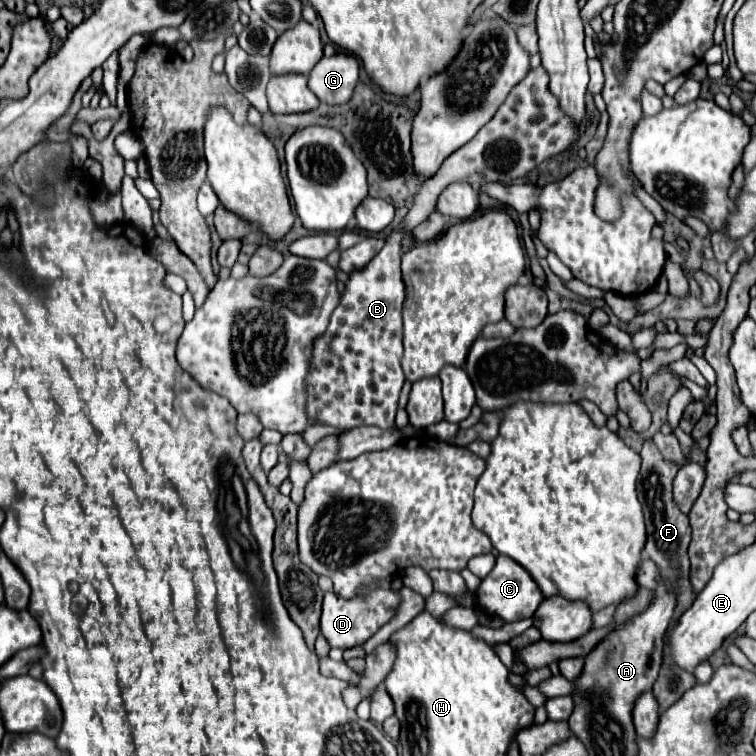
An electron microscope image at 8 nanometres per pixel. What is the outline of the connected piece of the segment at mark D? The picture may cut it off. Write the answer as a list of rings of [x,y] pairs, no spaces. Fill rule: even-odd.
[[[326,592],[322,600],[322,616],[320,616],[320,634],[326,638],[330,646],[336,648],[354,648],[362,646],[370,636],[374,636],[396,612],[400,606],[400,592],[374,592],[374,596],[366,596],[366,600],[346,600],[336,596],[334,592]]]

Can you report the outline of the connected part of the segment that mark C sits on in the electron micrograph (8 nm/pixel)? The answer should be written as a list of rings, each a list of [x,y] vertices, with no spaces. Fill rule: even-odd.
[[[498,556],[494,570],[478,586],[476,600],[484,612],[500,616],[500,618],[504,618],[504,622],[516,622],[516,620],[530,618],[536,612],[538,604],[544,600],[544,594],[540,592],[536,582],[530,578],[530,574],[518,562],[514,562],[508,556]]]

